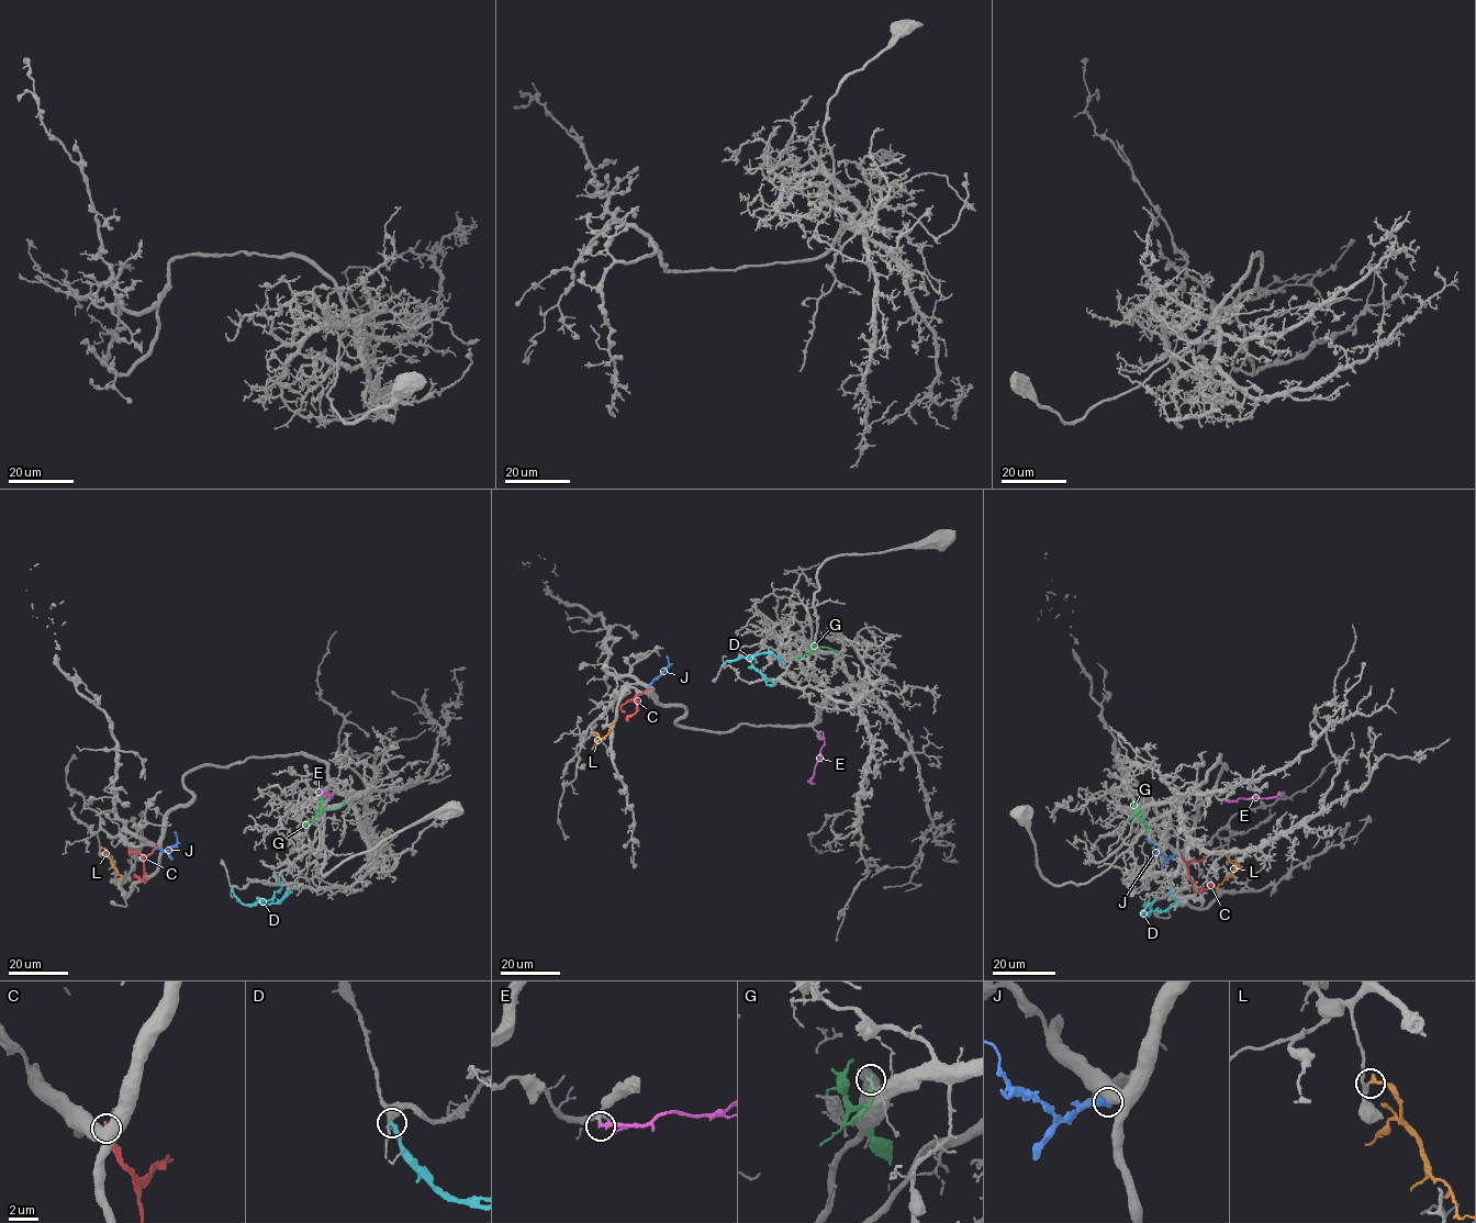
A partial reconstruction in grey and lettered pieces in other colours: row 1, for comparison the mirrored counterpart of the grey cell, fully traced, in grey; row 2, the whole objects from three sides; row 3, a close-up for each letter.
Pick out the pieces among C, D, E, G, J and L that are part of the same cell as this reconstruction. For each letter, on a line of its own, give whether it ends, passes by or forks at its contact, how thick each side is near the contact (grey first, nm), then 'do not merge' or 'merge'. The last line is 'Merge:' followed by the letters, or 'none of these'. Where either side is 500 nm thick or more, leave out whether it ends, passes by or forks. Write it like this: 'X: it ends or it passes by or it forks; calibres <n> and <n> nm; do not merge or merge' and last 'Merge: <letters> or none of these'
C: calibres 800 and 240 nm; do not merge
D: it ends; calibres 280 and 320 nm; do not merge
E: it ends; calibres 200 and 280 nm; merge
G: it ends; calibres 160 and 190 nm; do not merge
J: calibres 750 and 500 nm; do not merge
L: it ends; calibres 200 and 240 nm; do not merge
Merge: E

